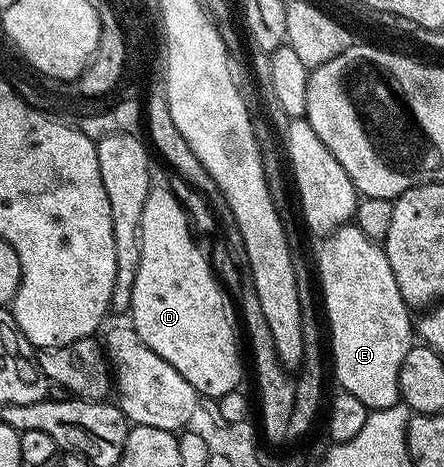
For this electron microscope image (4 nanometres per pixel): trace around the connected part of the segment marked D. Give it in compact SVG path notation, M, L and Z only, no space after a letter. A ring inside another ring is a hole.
M154 186L143 205L141 256L135 273L131 326L152 350L163 357L197 391L215 401L241 384L237 335L225 308L225 295L203 252L189 232L181 203L165 187Z

